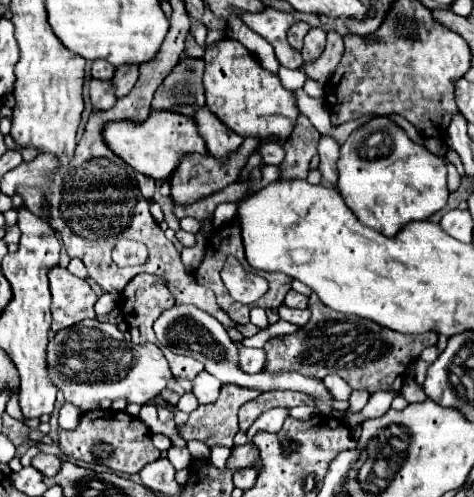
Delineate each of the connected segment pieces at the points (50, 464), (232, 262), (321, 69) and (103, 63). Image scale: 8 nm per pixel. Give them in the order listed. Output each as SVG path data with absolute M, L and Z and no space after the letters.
M38 452L32 462L30 462L34 468L38 468L38 472L42 472L44 476L54 476L60 468L60 458L52 456L52 454L44 454L44 452Z
M230 256L222 268L222 282L230 296L240 304L252 304L268 290L266 278L244 270L234 256Z
M328 32L328 44L326 44L326 50L322 52L322 56L318 60L314 60L312 64L304 66L306 78L316 80L320 84L326 84L332 78L336 66L340 64L342 52L344 52L344 42L342 42L340 34Z
M98 59L92 64L92 78L108 80L114 76L115 67L106 60Z

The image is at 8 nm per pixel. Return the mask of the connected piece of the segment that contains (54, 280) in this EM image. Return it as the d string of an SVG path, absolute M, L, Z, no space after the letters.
M52 266L48 270L52 292L52 332L78 324L84 318L94 318L94 300L98 296L88 282L72 276L66 268Z

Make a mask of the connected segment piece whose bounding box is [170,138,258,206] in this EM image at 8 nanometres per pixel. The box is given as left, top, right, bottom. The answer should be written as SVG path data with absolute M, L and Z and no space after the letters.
M246 138L242 148L238 152L234 152L226 162L218 162L214 160L214 156L198 156L198 154L190 154L190 156L184 156L178 170L174 172L172 176L172 192L170 192L170 198L172 198L172 204L174 206L186 206L186 204L194 204L202 198L208 198L210 194L214 192L220 192L224 190L228 184L236 182L240 170L244 168L248 156L254 152L254 148L258 146L258 140L256 138Z

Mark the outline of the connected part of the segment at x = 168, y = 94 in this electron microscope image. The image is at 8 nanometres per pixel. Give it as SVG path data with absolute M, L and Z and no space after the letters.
M182 60L158 86L152 100L152 110L170 110L184 116L194 116L196 110L206 104L202 74L204 60Z

